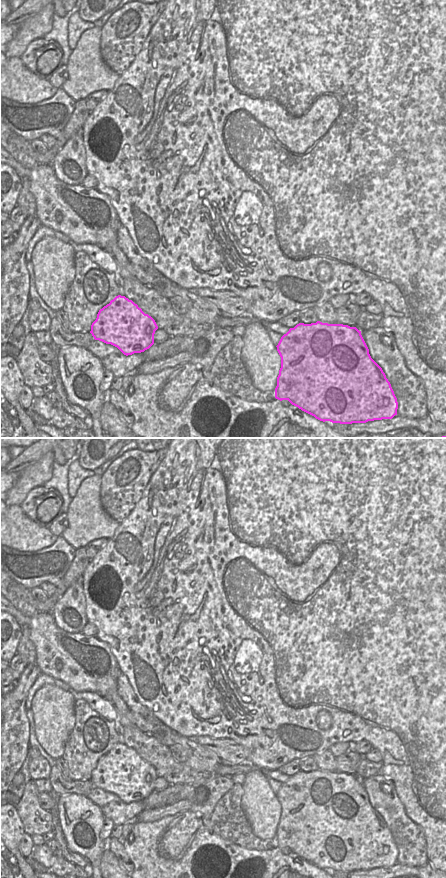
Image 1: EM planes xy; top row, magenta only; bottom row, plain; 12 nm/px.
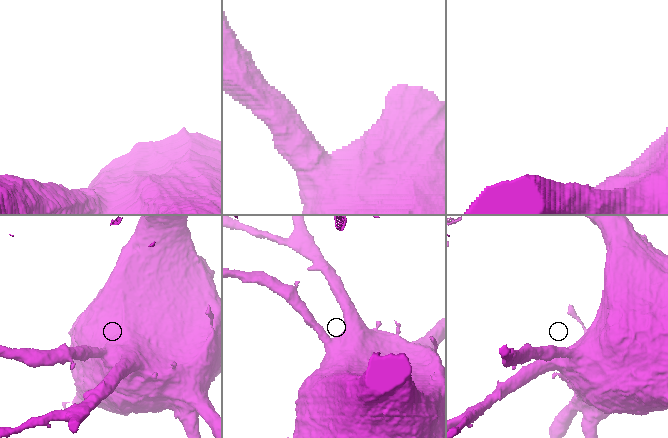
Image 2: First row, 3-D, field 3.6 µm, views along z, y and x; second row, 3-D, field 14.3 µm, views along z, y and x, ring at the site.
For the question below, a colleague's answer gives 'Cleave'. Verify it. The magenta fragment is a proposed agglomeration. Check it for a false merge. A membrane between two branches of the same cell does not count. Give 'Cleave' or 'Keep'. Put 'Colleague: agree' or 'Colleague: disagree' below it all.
Cleave.
Colleague: agree

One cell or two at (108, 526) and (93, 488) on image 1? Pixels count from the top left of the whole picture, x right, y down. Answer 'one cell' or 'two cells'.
one cell

